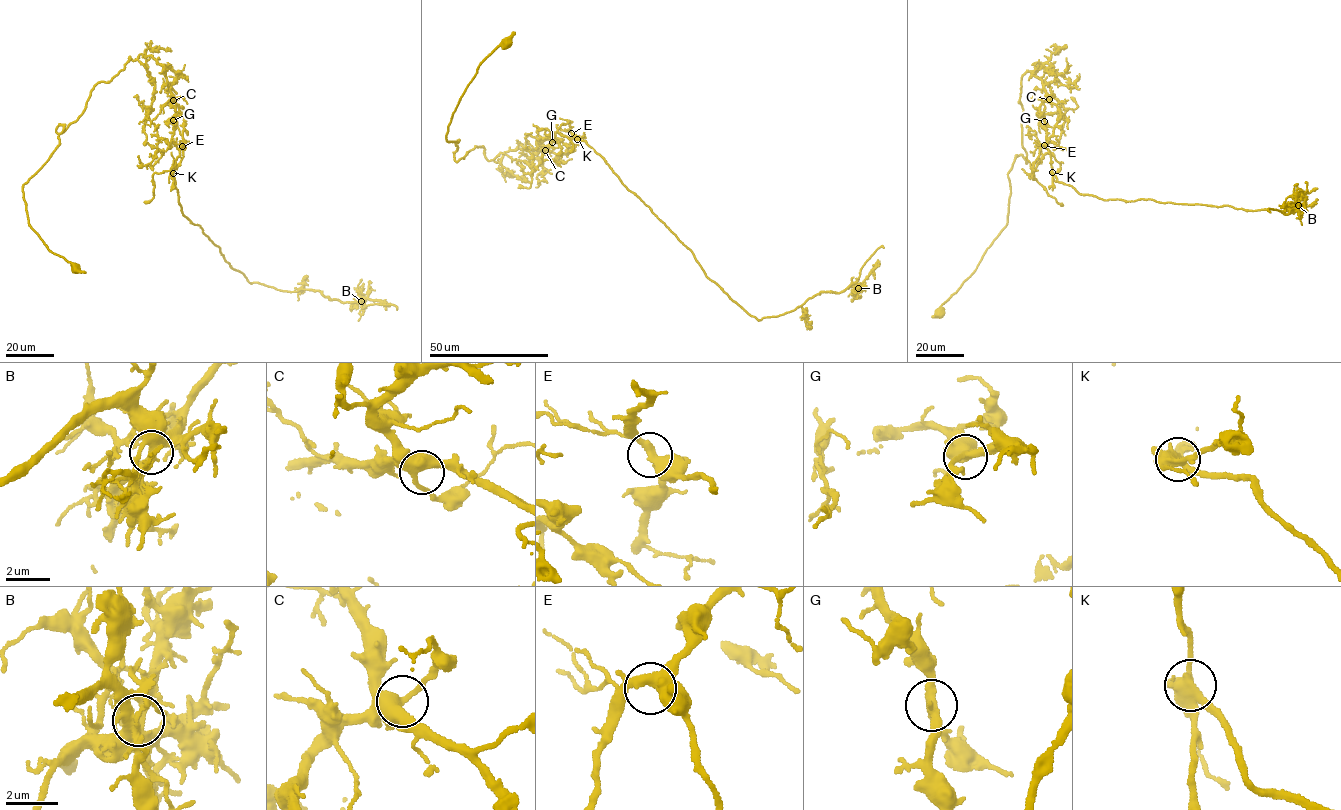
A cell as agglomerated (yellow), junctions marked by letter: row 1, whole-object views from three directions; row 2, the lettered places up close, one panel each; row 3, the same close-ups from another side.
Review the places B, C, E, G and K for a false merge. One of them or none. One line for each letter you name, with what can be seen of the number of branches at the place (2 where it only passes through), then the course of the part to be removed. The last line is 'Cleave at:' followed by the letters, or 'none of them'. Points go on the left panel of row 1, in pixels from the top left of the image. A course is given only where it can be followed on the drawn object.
K: 4 branches meet; foreign part runs (172, 173), (182, 215), (249, 282), (397, 310)
Cleave at: K

